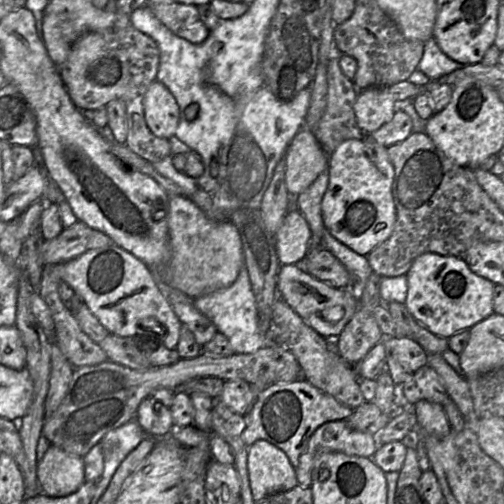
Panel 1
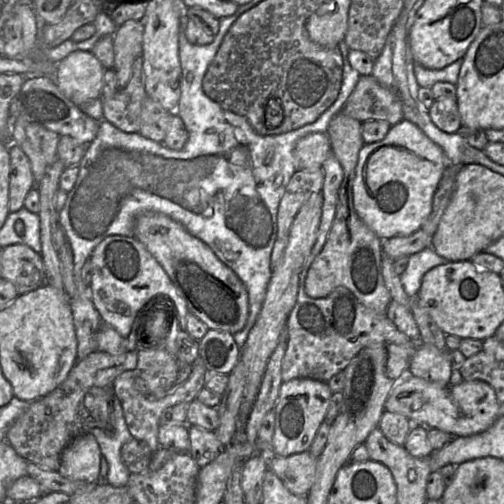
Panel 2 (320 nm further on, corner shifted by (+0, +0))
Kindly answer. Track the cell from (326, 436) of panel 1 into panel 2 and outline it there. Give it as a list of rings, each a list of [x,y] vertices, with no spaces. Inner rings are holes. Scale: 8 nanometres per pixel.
[[[304,451],[289,456],[273,455],[269,458],[269,468],[293,494],[306,496],[312,487],[318,458]]]

